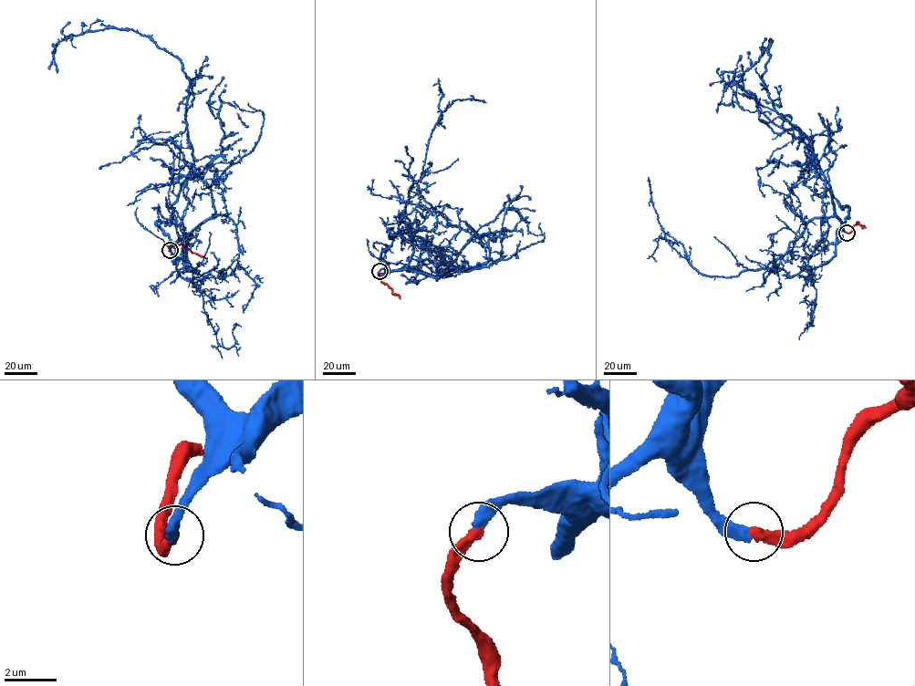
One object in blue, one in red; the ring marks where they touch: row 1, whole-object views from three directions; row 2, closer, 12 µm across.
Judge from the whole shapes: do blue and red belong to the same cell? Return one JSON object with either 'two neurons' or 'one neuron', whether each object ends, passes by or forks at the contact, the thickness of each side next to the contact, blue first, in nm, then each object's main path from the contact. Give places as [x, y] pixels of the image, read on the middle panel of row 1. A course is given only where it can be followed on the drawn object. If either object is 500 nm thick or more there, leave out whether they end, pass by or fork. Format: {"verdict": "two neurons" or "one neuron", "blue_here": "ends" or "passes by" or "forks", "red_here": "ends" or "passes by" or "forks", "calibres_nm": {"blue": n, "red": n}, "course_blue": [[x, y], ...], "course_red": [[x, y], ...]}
{"verdict": "one neuron", "blue_here": "ends", "red_here": "ends", "calibres_nm": {"blue": 380, "red": 400}, "course_blue": [[379, 270], [426, 259], [451, 265], [473, 236], [495, 232], [495, 239], [452, 225], [425, 201], [405, 146]], "course_red": [[379, 271], [381, 281], [400, 298]]}

